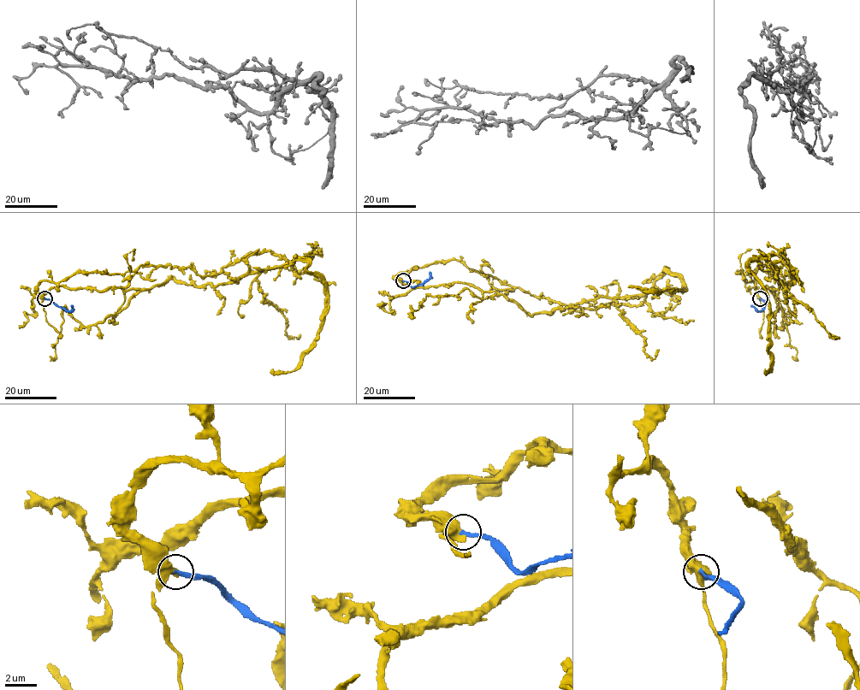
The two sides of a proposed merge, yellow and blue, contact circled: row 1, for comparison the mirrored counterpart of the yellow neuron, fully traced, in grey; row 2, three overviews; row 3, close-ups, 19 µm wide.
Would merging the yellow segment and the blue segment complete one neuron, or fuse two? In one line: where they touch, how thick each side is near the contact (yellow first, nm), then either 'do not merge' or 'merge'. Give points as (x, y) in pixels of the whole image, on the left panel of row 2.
at (44, 298); 440 nm thick on the yellow side, 260 nm on the other; merge

